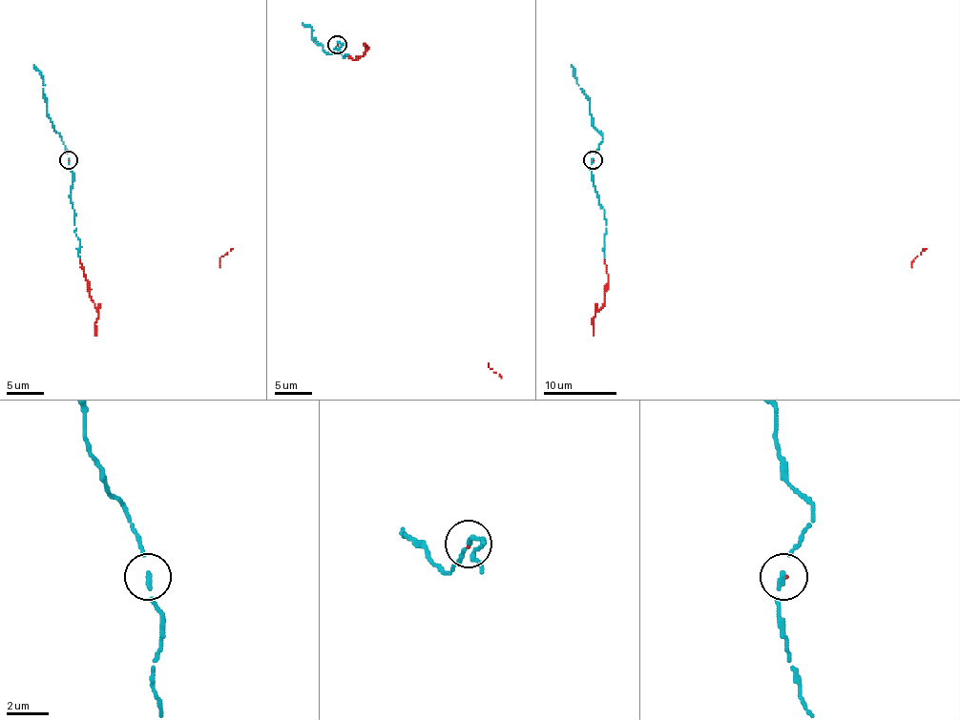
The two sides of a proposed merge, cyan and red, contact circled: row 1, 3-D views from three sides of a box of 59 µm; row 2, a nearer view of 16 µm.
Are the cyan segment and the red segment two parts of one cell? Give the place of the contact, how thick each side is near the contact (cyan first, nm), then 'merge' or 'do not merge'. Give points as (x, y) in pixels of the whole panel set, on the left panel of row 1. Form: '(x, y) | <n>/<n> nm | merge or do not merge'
(69, 160) | 170/50 nm | merge

